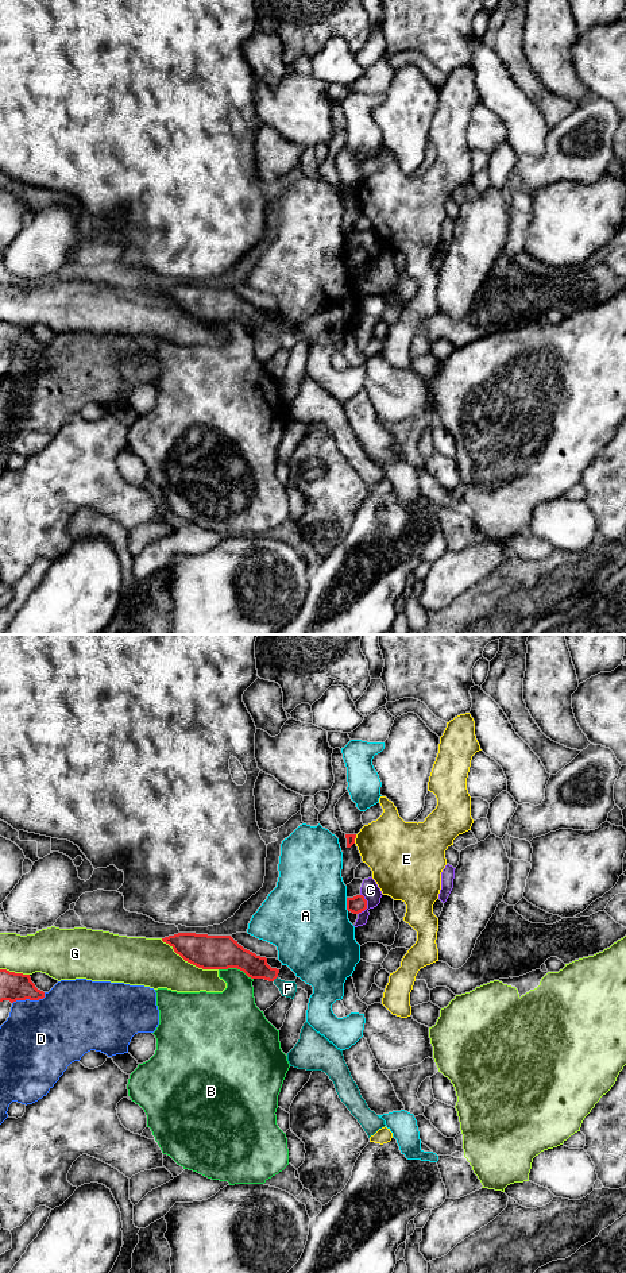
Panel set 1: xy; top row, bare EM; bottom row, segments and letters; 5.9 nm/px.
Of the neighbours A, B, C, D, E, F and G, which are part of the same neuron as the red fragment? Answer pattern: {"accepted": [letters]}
{"accepted": ["F"]}

